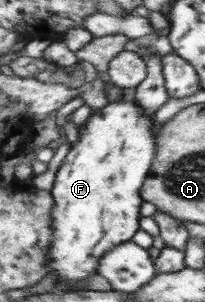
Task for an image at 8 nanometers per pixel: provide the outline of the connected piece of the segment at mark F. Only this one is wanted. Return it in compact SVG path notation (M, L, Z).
M136 90L124 91L118 102L108 103L102 110L94 110L80 129L79 138L71 141L63 164L56 173L51 193L55 200L51 218L55 235L50 245L51 272L58 275L58 283L76 282L99 274L99 264L105 252L132 240L141 229L141 206L145 202L142 187L157 156L155 120L134 102Z

